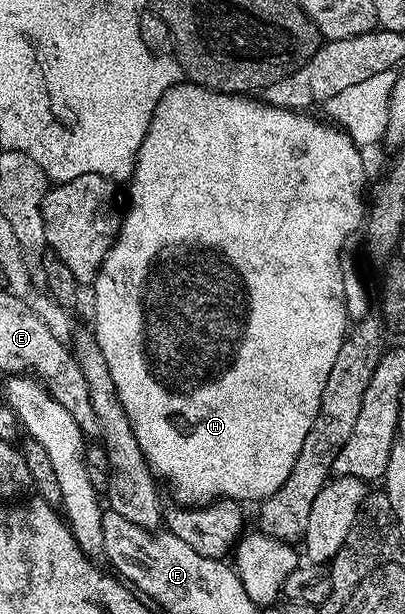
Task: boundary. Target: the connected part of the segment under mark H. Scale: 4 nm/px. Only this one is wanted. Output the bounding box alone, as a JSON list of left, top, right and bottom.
[93,80,365,506]

